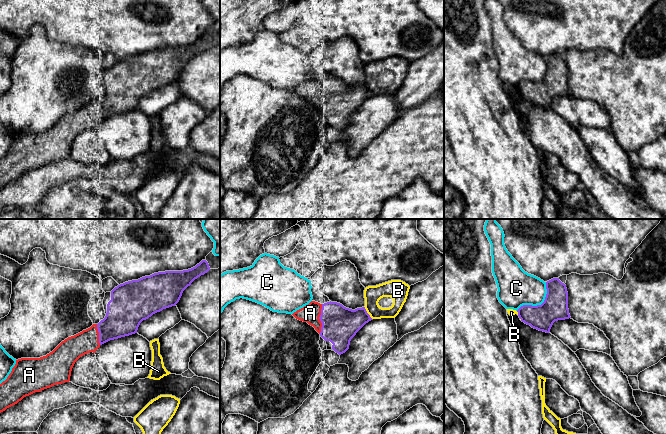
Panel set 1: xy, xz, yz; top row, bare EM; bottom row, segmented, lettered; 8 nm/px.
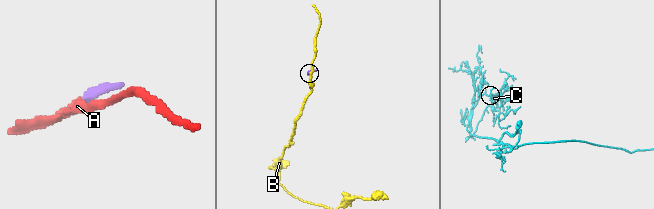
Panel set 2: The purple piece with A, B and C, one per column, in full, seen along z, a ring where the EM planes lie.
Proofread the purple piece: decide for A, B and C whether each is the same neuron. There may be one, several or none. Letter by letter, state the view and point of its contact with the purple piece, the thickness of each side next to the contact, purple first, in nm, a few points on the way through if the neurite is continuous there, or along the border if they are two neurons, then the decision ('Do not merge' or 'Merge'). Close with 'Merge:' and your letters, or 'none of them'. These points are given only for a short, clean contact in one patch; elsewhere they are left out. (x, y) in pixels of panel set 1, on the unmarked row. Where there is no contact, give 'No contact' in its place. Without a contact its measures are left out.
A: Touches purple at xz (319, 94). Thickness 280 nm (purple) against 150 nm. Merge
B: Touches purple at xz (367, 89). Thickness 280 nm (purple) against 140 nm. Do not merge
C: Touches purple at yz (539, 81). Thickness 200 nm (purple) against 300 nm. Do not merge
Merge: A

